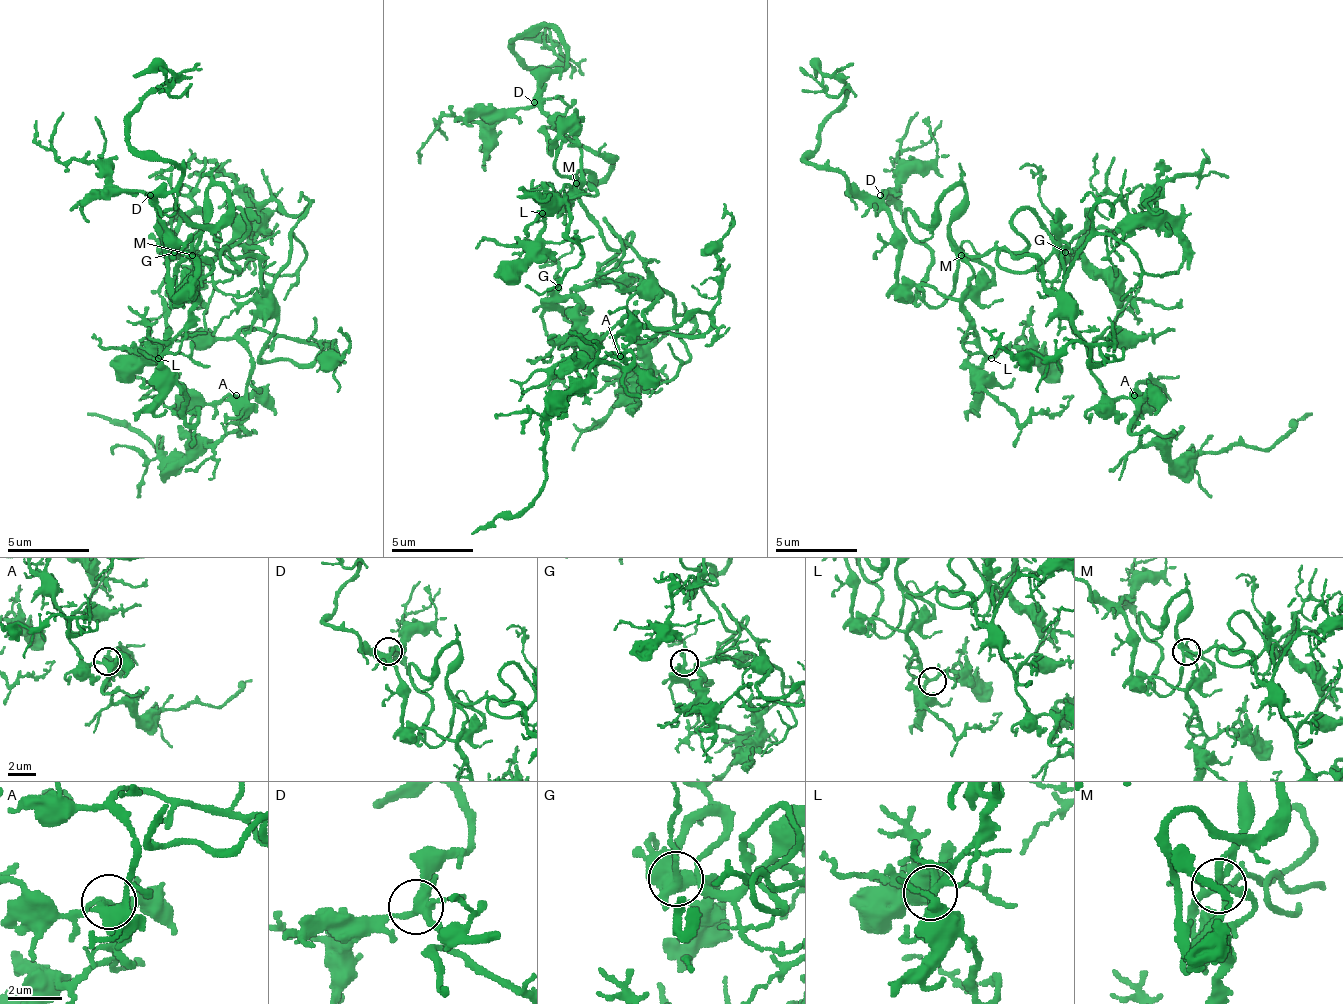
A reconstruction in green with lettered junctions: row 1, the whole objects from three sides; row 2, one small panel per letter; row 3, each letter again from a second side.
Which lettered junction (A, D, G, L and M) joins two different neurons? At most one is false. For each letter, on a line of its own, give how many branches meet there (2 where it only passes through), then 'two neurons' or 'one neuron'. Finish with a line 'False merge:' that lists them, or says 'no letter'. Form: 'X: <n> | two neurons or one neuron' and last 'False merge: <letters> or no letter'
A: 4 | one neuron
D: 5 | one neuron
G: 4 | one neuron
L: 5 | one neuron
M: 5 | one neuron
False merge: no letter

